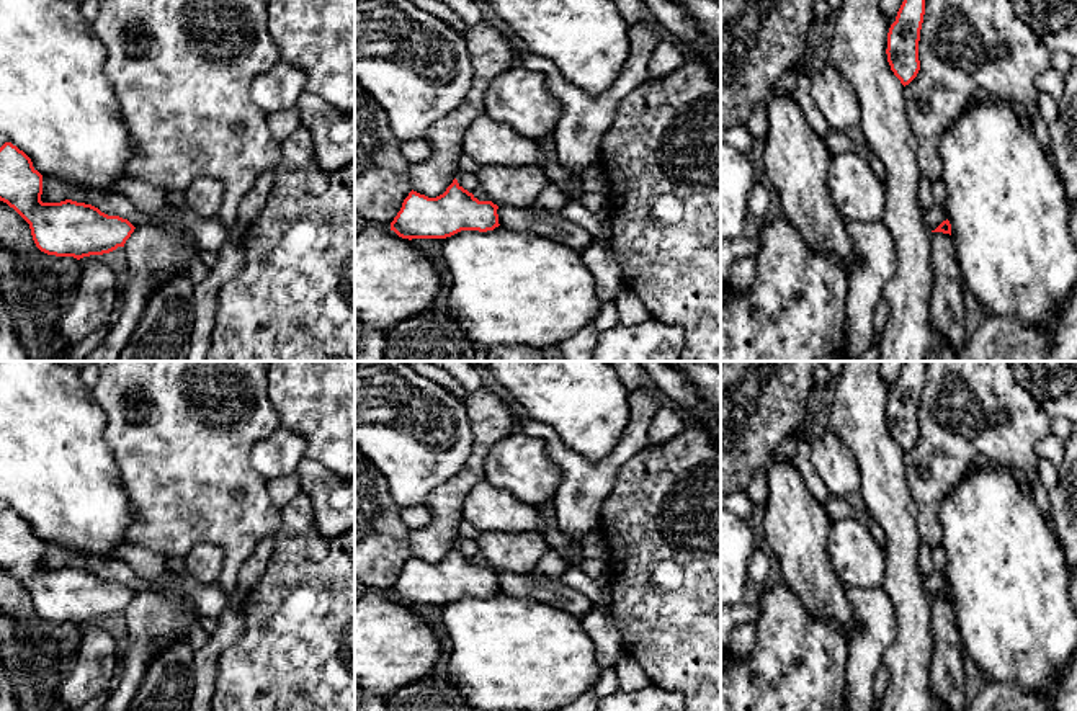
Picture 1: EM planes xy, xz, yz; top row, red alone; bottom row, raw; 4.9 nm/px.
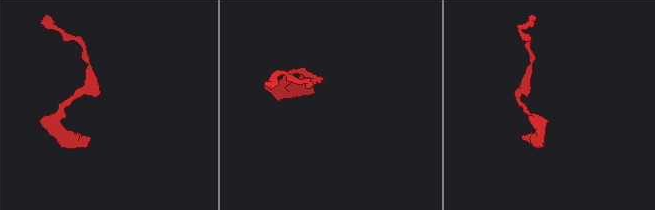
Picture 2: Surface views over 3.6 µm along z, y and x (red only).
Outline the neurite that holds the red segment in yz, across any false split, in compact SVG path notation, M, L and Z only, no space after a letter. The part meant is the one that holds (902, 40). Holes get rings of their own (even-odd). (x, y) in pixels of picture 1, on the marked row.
M904 0L887 33L887 62L905 87L920 70L918 41L925 15L925 0Z

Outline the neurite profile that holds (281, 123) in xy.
M289 108L284 111L266 114L266 123L268 123L271 137L278 144L283 144L283 141L301 126L301 114L297 108Z

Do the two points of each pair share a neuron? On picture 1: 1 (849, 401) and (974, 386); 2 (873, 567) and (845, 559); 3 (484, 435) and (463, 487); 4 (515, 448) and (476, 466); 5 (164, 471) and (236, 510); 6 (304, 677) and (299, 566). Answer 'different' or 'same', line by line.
1: different
2: same
3: same
4: different
5: same
6: same

